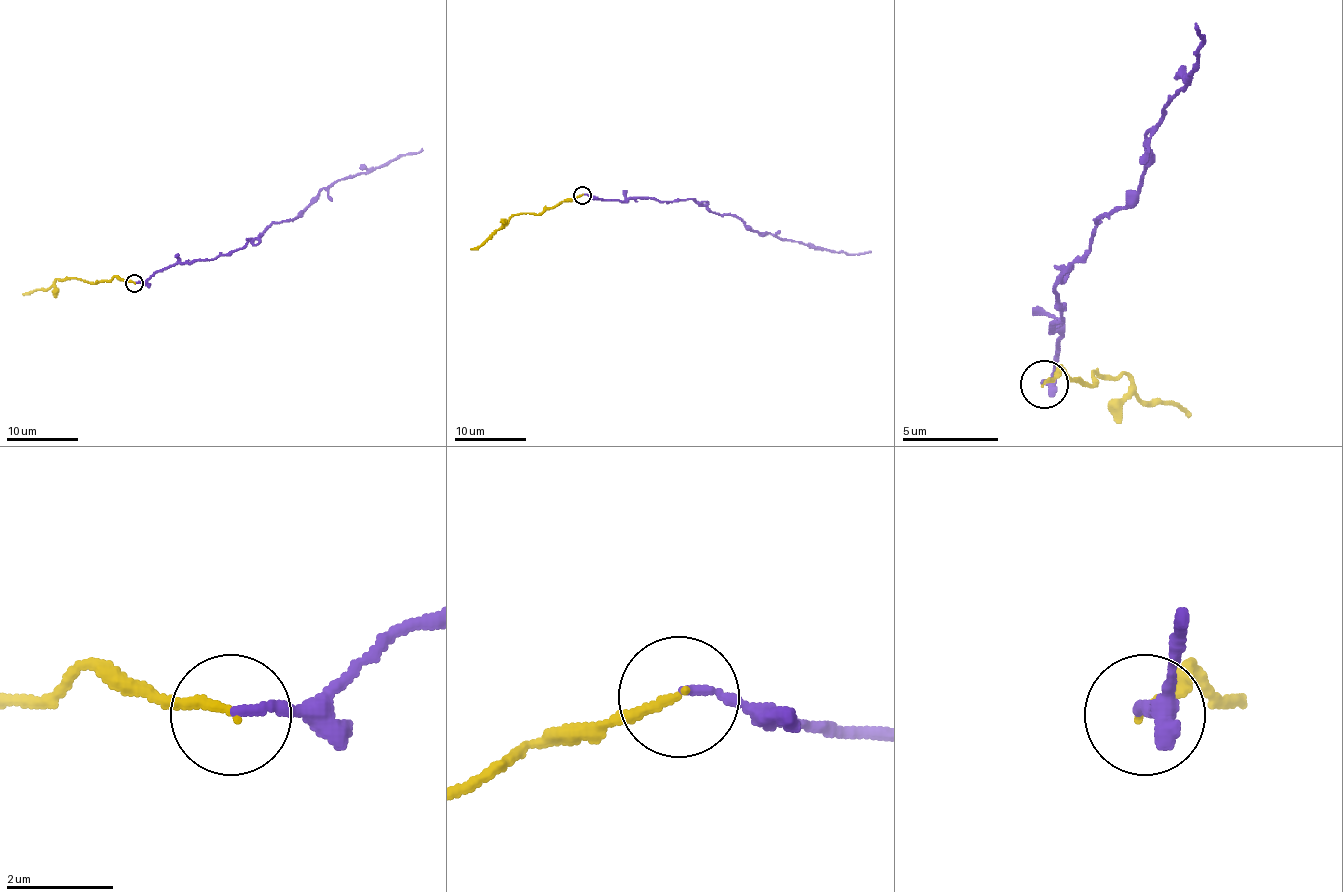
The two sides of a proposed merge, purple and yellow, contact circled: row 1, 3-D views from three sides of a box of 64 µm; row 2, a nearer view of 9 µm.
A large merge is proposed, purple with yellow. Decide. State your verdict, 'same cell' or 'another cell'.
another cell

